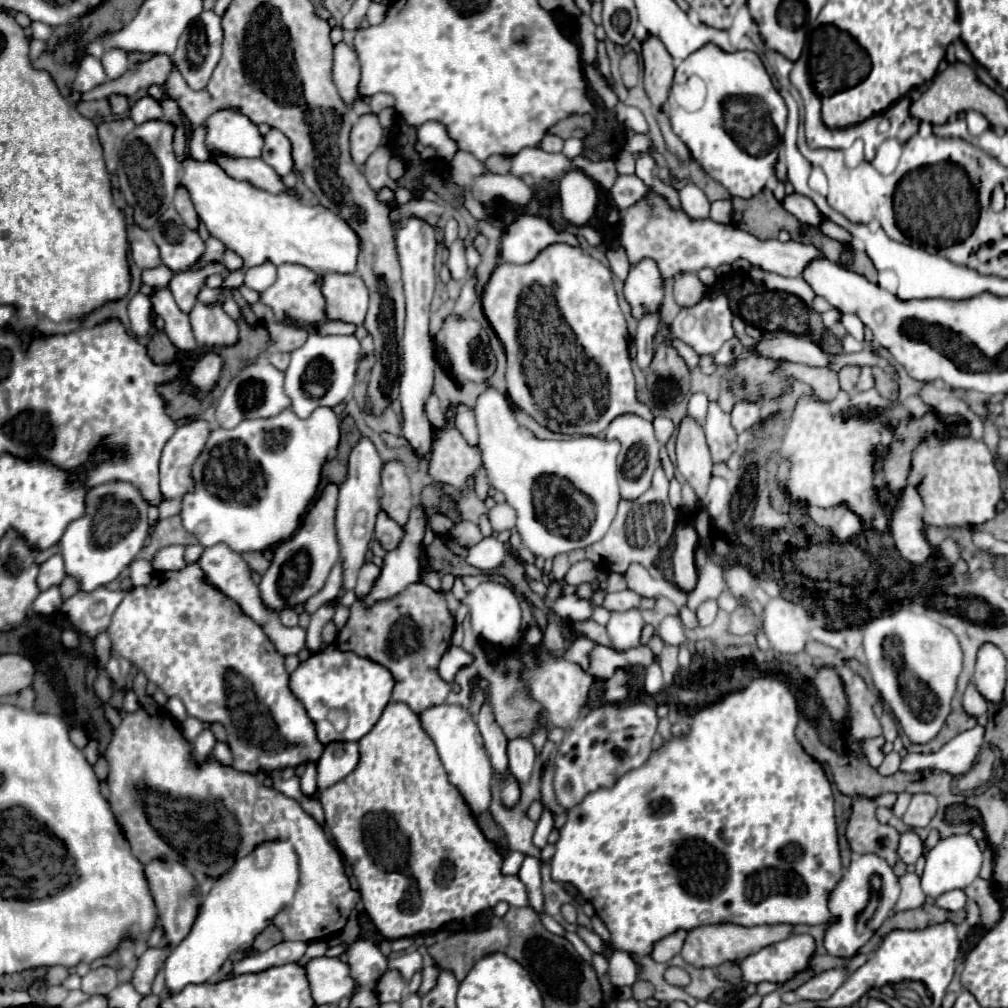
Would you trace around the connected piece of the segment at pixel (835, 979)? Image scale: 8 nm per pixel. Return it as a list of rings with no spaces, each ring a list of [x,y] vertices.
[[[835,968],[835,970],[825,970],[817,976],[813,976],[809,982],[805,982],[803,986],[799,986],[795,990],[795,994],[803,1000],[827,1000],[829,996],[833,996],[833,992],[843,986],[843,982],[849,978],[849,970],[847,968]]]

